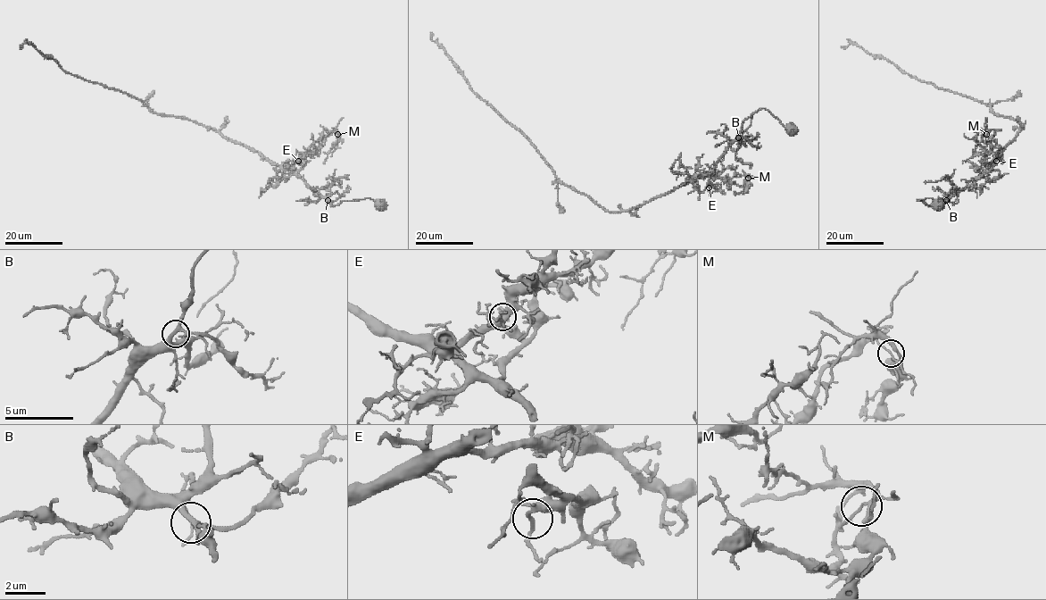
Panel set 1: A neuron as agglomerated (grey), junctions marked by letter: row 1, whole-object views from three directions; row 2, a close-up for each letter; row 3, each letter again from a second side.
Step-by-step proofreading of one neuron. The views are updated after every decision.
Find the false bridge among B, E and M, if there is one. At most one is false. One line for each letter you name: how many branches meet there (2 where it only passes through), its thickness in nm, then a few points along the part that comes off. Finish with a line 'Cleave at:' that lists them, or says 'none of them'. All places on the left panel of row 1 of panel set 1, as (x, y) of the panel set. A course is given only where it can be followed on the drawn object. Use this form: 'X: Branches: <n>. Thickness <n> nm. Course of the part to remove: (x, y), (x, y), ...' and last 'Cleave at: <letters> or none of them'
M: Branches: 4. Thickness 120 nm. Course of the part to remove: (337, 135), (339, 141), (330, 150), (323, 163)
Cleave at: M

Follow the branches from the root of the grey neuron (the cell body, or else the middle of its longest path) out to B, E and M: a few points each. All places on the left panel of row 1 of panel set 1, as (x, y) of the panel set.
B: (379, 203), (366, 197), (342, 201), (332, 206), (327, 200)
E: (379, 203), (366, 197), (342, 201), (332, 206), (298, 174), (302, 167), (298, 161)
M: (379, 203), (366, 197), (342, 201), (332, 206), (290, 170), (302, 156), (316, 150), (334, 129), (337, 135)

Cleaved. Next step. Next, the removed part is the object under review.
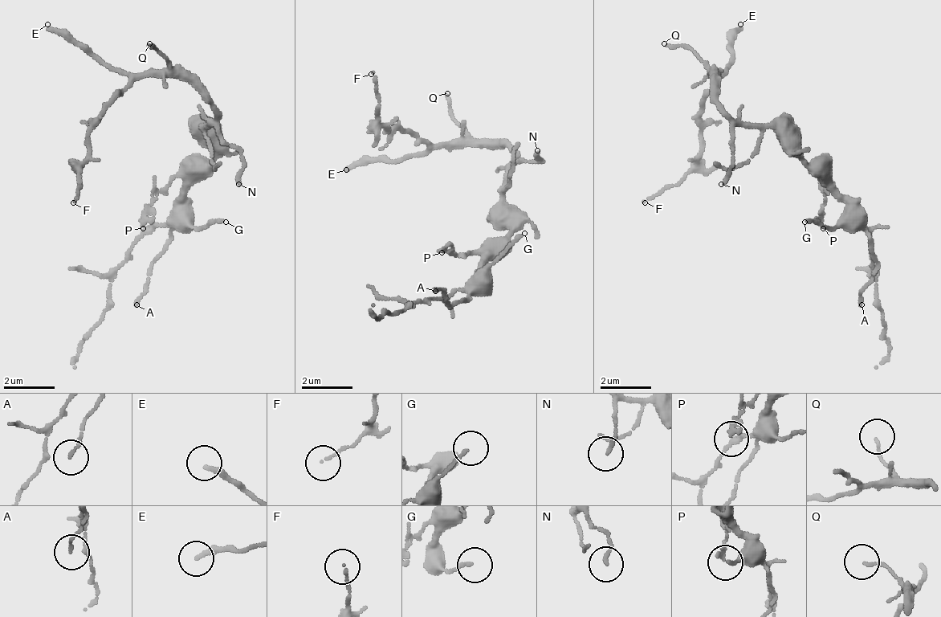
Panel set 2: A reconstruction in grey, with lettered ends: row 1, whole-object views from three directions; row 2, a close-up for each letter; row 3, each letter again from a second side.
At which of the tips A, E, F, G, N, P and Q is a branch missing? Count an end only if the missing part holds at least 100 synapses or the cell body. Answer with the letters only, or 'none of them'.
E

